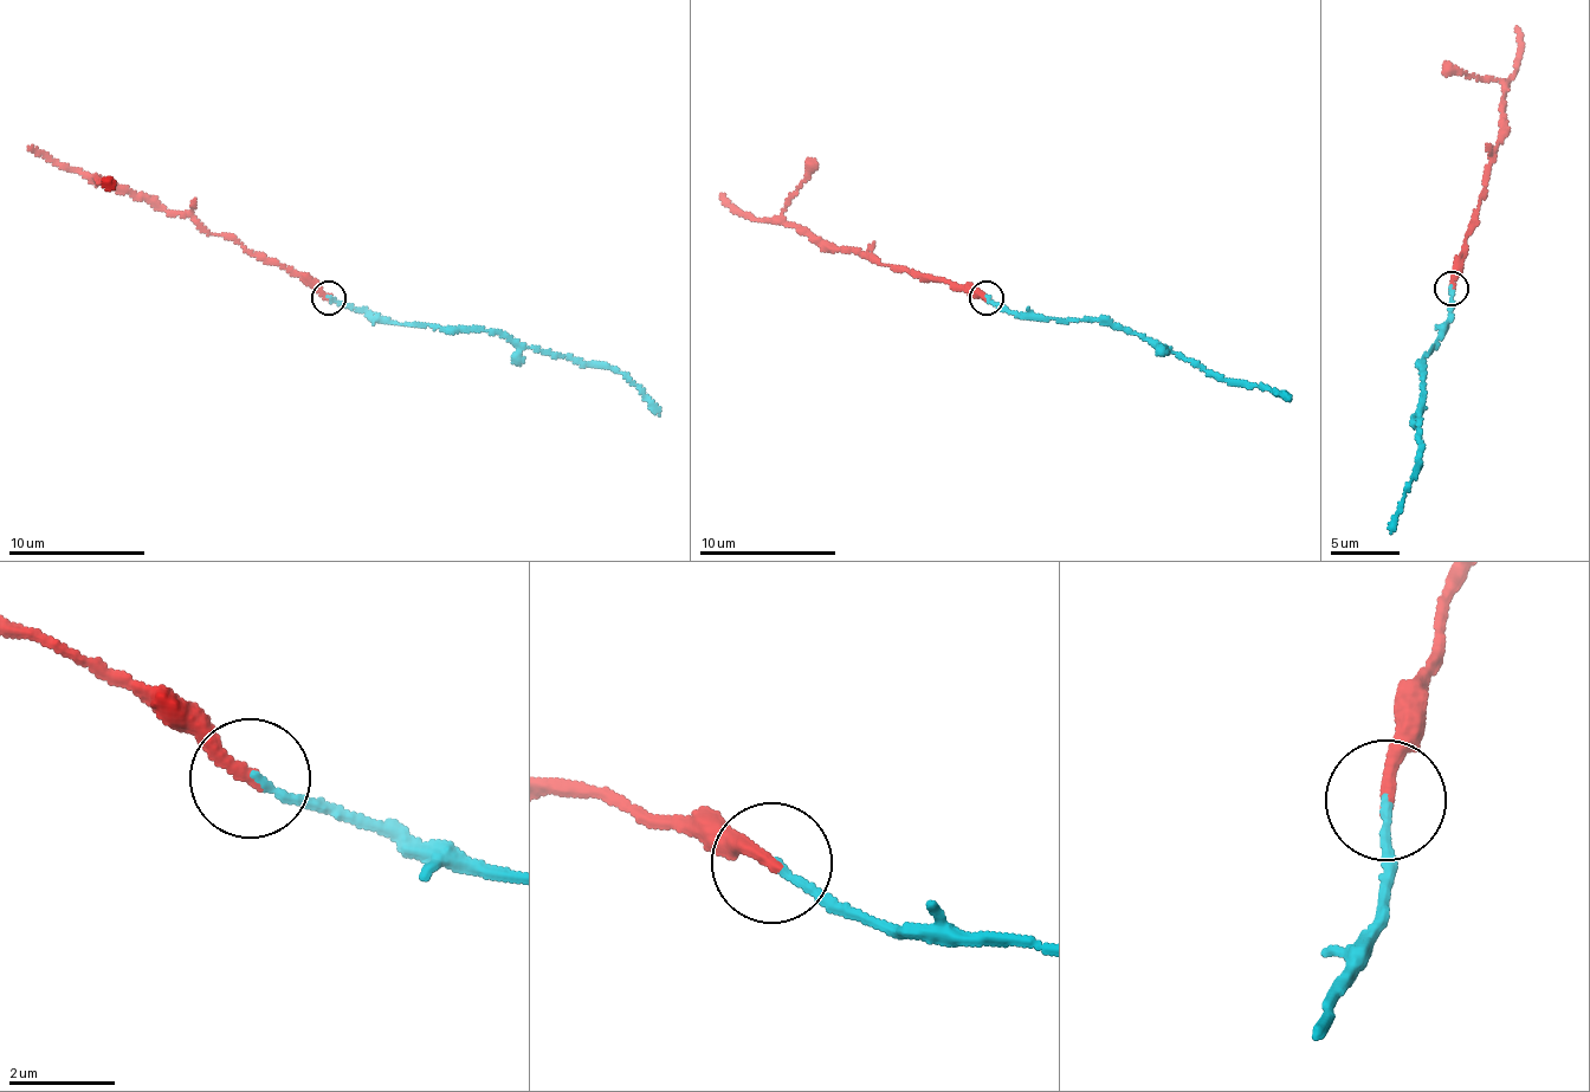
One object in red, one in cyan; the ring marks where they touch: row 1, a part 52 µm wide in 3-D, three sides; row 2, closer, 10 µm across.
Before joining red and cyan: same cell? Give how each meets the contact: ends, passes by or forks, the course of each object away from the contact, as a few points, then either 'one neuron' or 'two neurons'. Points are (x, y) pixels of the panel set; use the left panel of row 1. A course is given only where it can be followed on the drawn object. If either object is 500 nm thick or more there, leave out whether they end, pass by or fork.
red ends; cyan ends; course red (327, 299), (278, 264), (208, 233), (188, 217), (155, 210), (114, 187), (68, 170), (28, 147); course cyan (330, 299), (392, 323), (508, 334), (521, 344), (608, 364), (625, 373), (659, 415); one neuron

